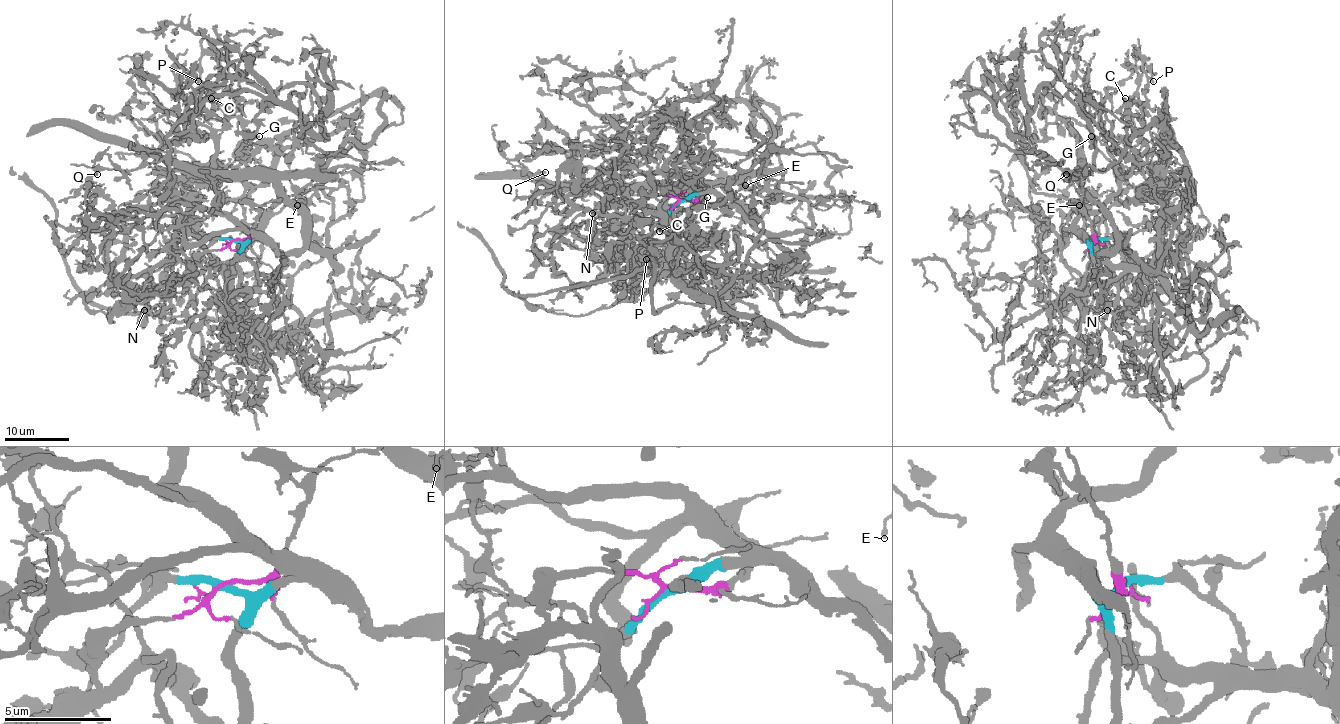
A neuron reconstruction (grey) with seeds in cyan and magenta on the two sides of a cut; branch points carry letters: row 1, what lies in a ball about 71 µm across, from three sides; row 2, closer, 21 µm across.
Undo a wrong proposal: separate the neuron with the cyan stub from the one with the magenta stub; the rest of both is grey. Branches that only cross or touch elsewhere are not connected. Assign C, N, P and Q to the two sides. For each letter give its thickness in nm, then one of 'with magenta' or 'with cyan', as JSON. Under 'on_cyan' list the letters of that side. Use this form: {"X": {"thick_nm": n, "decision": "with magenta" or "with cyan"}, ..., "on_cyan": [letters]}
{"C": {"thick_nm": 160, "decision": "with cyan"}, "N": {"thick_nm": 130, "decision": "with magenta"}, "P": {"thick_nm": 180, "decision": "with cyan"}, "Q": {"thick_nm": 130, "decision": "with cyan"}, "on_cyan": ["C", "P", "Q"]}

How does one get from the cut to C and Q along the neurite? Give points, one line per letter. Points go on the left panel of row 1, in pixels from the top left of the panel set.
C: (233, 241), (254, 236), (219, 212), (216, 185), (238, 178), (246, 168), (235, 156), (245, 127), (211, 98)
Q: (233, 241), (243, 242), (254, 236), (195, 204), (119, 213), (109, 201), (85, 188), (97, 173)

